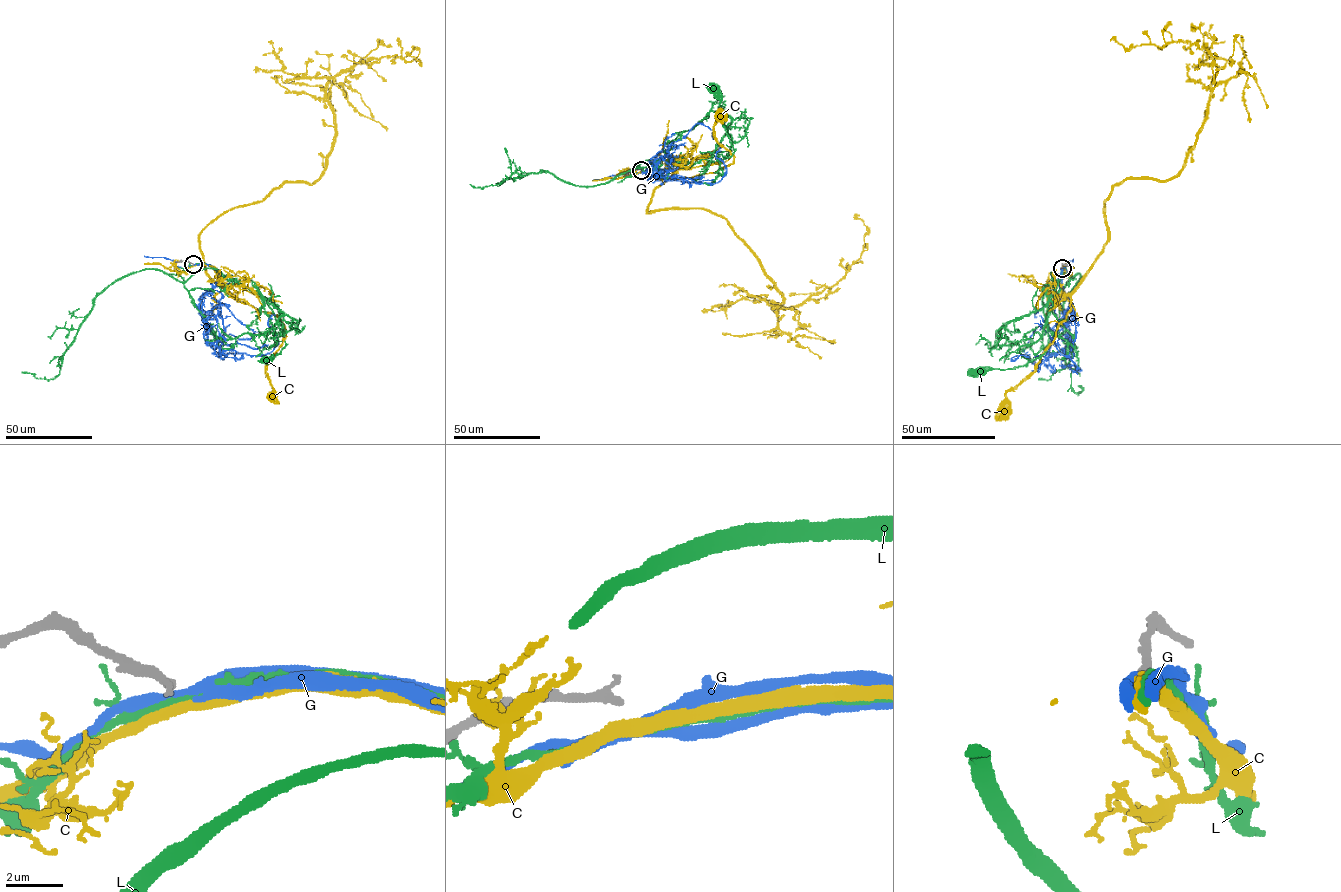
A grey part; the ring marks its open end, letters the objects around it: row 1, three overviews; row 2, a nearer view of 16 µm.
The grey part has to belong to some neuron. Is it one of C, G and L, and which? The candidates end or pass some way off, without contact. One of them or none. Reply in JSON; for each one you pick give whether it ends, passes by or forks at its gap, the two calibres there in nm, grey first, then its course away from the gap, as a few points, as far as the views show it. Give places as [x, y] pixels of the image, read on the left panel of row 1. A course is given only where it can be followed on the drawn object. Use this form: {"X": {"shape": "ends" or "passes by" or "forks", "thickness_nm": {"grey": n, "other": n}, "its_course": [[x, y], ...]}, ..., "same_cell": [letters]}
{"same_cell": []}

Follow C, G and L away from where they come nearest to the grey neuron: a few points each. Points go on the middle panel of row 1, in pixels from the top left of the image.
C: (642, 171), (672, 170), (676, 178), (689, 177), (731, 164), (733, 156), (715, 135), (714, 123), (719, 117)
G: (642, 171), (666, 169), (648, 175), (681, 175), (697, 183), (714, 183), (726, 170), (715, 157), (723, 144)
L: (641, 171), (695, 163), (714, 152), (726, 157), (732, 155), (733, 146), (719, 113), (720, 94), (714, 88)

